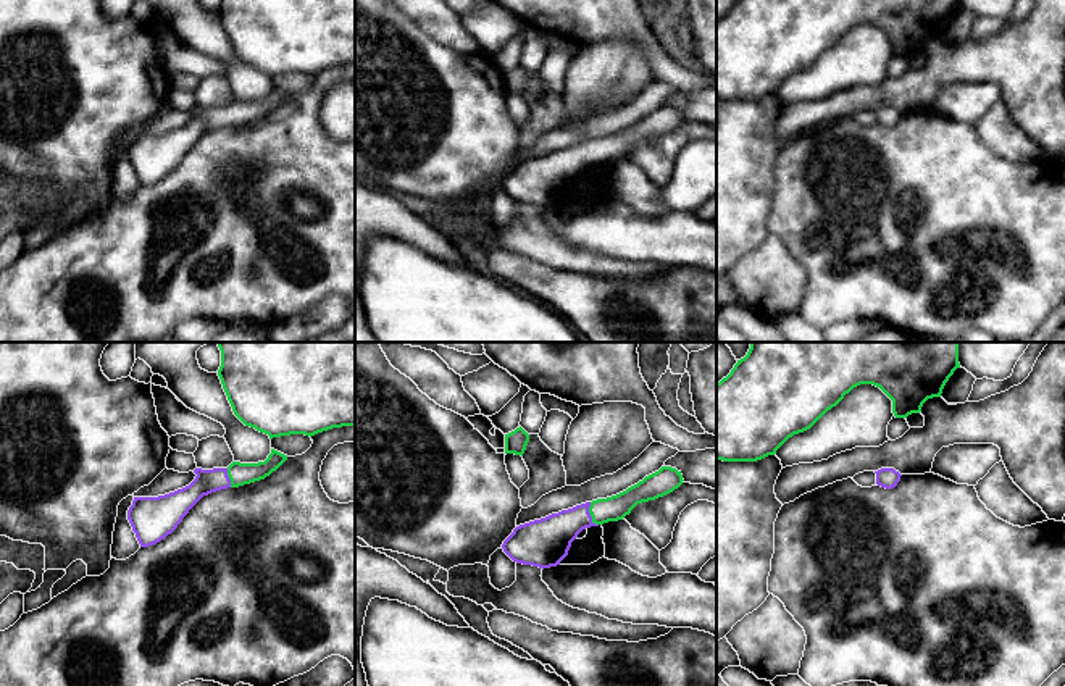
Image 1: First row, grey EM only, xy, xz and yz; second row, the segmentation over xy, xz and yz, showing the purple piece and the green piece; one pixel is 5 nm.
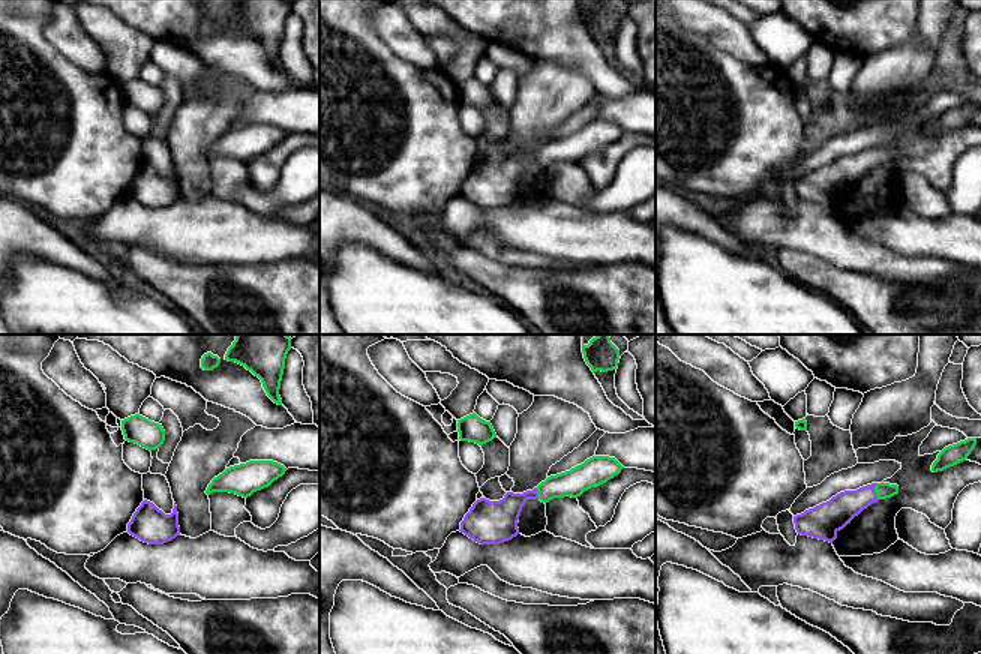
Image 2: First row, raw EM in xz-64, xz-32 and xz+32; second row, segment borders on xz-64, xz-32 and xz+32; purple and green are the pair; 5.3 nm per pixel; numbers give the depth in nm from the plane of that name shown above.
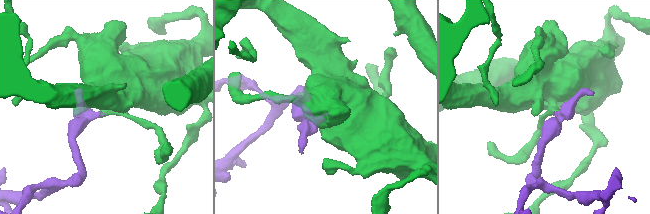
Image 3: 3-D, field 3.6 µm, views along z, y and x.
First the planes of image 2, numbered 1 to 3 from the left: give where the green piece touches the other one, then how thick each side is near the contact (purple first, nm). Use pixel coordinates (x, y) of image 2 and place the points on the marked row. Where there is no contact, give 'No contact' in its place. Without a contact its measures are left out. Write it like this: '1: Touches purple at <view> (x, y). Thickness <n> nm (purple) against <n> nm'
1: No contact
2: Touches purple at xz-32 (537, 494). Thickness 200 nm (purple) against 150 nm
3: Touches purple at xz+32 (873, 491). Thickness 170 nm (purple) against 90 nm

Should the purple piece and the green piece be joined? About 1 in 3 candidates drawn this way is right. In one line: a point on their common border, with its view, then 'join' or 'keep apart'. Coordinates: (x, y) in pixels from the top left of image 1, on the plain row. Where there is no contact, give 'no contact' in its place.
contact xz (589, 152); join

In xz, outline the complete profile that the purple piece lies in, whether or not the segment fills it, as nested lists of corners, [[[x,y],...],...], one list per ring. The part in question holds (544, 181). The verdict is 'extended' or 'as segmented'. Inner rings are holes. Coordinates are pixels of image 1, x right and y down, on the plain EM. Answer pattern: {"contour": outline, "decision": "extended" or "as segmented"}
{"contour": [[[662,105],[626,129],[576,144],[545,157],[520,163],[503,179],[503,190],[516,202],[550,207],[568,194],[571,181],[591,165],[623,158],[642,140],[663,136],[683,123],[676,107]]], "decision": "extended"}

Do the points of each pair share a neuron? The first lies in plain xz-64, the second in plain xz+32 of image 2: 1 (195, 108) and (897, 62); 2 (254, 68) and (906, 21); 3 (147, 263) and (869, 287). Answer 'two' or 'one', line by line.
1: one
2: one
3: one

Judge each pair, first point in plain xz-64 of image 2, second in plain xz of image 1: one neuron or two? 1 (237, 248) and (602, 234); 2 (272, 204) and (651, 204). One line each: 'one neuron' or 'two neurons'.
1: one neuron
2: two neurons

